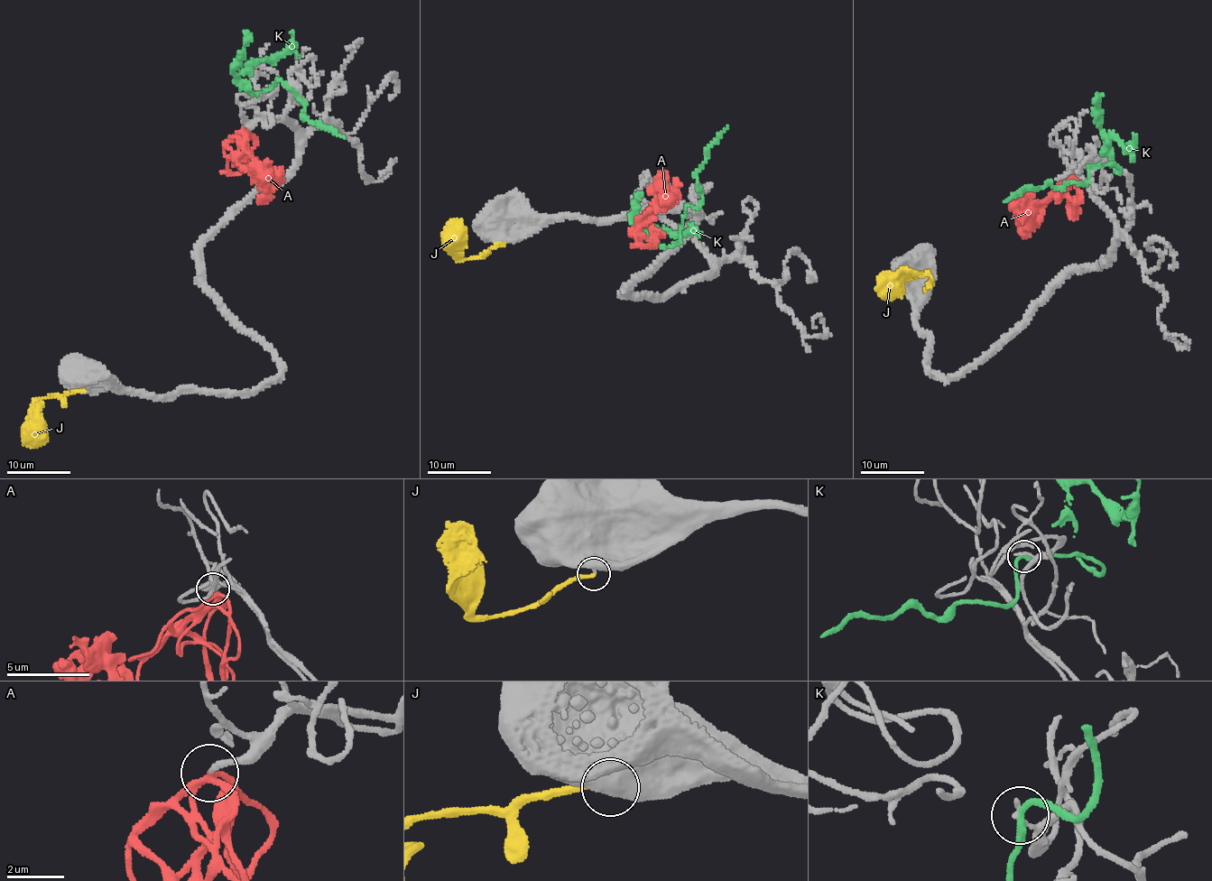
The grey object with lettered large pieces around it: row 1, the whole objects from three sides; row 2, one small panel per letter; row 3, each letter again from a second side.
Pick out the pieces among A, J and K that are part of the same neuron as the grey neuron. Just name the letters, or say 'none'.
A

